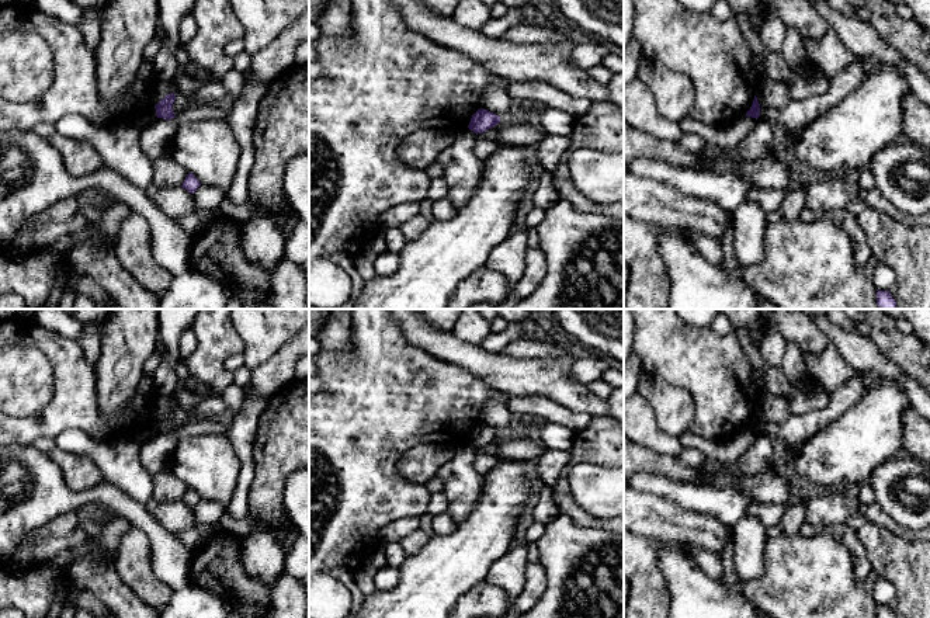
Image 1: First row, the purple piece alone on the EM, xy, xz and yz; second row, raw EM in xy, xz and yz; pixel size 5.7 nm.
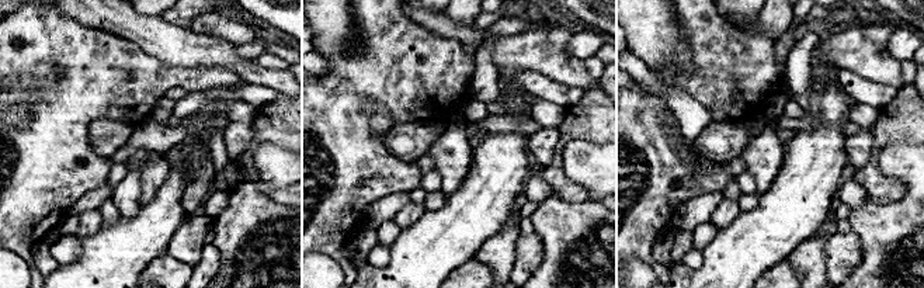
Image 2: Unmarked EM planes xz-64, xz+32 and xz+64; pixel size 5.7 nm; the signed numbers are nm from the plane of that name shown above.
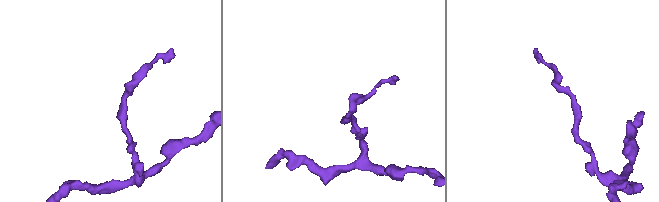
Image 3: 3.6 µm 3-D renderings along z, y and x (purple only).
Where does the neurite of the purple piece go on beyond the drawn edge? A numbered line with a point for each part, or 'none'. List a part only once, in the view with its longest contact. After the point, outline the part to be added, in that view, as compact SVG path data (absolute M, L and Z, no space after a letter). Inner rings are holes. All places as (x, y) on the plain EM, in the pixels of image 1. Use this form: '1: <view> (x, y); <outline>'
none

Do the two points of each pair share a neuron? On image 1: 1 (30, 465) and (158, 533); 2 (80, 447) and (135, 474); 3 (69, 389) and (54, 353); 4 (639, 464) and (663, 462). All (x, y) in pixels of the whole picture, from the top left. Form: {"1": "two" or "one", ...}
{"1": "one", "2": "one", "3": "one", "4": "one"}

